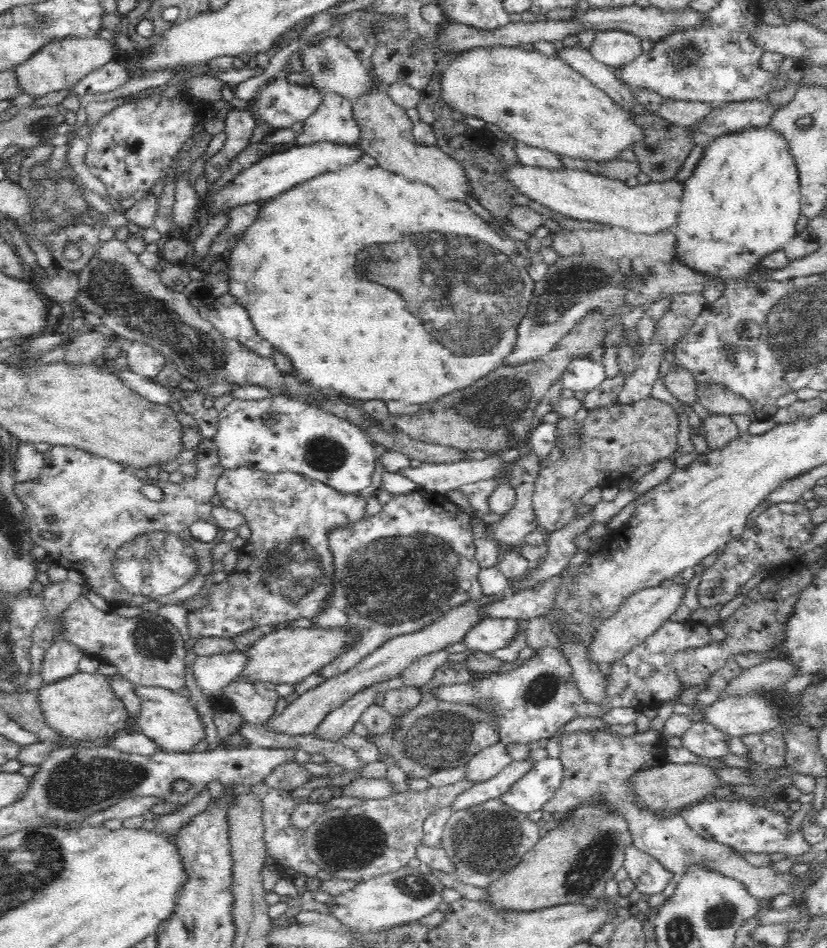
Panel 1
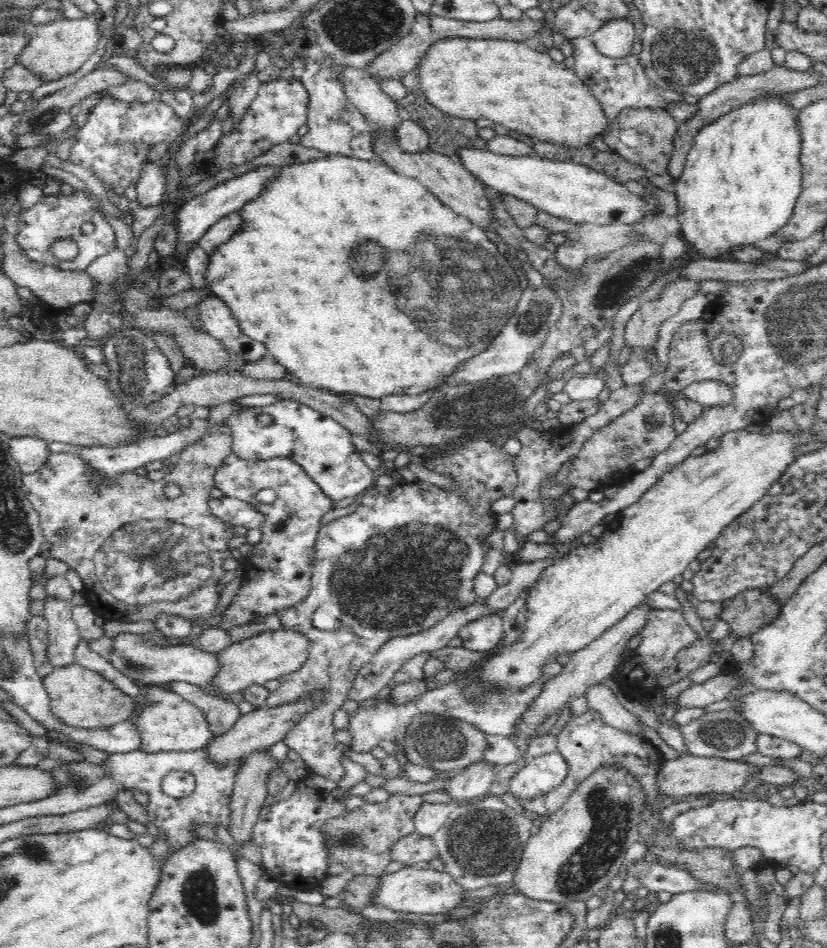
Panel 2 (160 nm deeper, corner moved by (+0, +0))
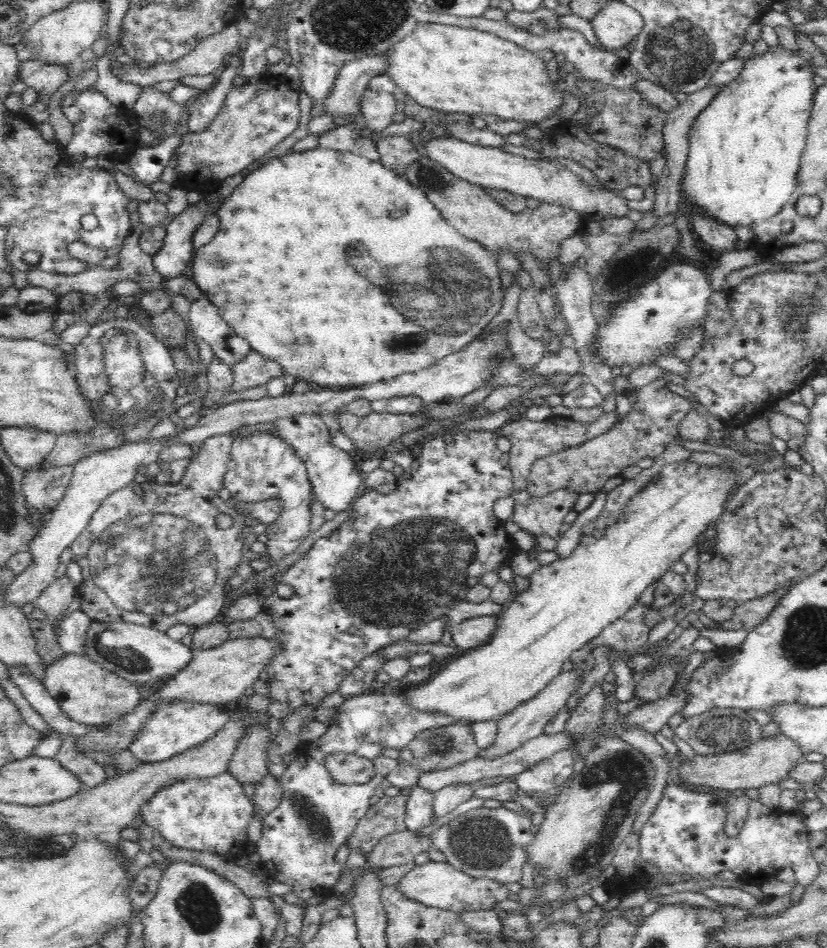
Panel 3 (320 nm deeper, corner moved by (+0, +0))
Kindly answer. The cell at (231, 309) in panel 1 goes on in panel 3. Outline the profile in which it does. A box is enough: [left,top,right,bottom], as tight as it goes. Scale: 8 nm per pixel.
[185,296,253,365]

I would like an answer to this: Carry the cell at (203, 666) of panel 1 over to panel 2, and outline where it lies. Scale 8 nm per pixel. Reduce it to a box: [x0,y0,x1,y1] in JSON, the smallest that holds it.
[88,632,242,705]

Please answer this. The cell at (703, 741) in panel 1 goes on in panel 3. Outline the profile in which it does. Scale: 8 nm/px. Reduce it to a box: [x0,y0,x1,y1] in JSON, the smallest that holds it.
[675,708,763,755]

